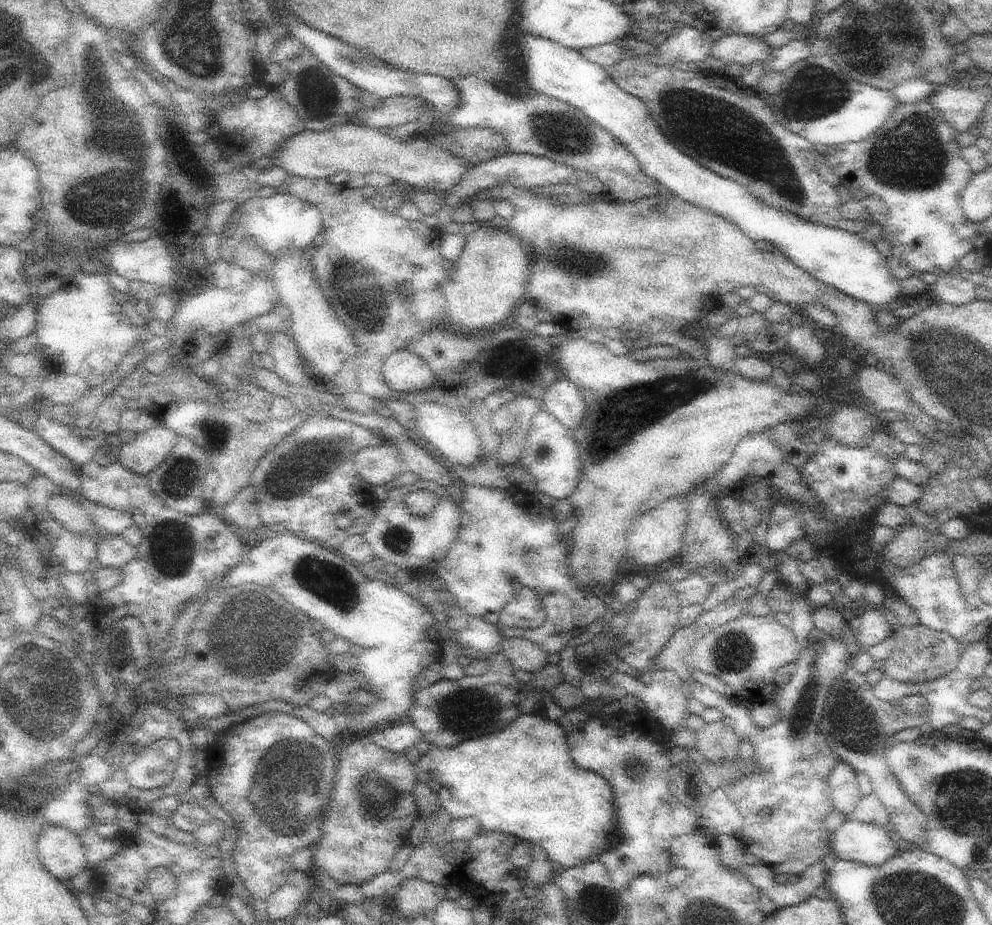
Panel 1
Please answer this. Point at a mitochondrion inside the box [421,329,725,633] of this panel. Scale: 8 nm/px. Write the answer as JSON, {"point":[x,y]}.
{"point":[514,361]}

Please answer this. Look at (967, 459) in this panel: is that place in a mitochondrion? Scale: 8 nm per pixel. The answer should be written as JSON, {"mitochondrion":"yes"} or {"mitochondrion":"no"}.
{"mitochondrion":"no"}

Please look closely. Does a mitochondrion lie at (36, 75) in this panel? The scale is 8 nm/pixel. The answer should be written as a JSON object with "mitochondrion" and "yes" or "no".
{"mitochondrion":"no"}

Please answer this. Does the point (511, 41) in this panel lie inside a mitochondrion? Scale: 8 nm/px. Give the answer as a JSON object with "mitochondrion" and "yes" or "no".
{"mitochondrion":"no"}

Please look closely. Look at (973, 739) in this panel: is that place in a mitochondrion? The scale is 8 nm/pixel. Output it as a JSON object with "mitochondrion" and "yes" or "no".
{"mitochondrion":"no"}

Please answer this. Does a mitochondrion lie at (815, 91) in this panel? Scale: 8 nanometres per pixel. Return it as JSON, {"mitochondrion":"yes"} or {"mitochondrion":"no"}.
{"mitochondrion":"yes"}

